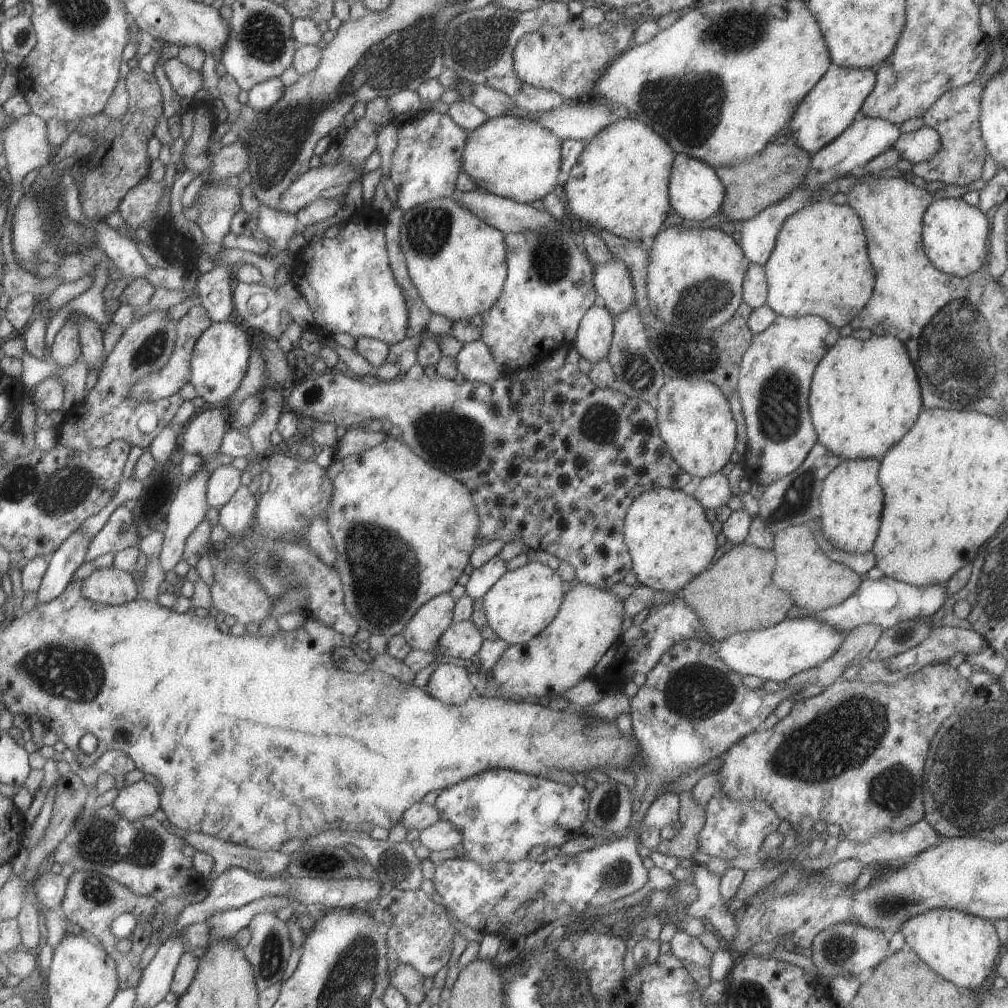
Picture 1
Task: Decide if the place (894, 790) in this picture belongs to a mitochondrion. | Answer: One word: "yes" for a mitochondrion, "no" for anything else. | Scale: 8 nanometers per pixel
yes

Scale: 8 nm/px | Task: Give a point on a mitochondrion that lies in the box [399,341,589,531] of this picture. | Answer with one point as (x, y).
(445, 436)

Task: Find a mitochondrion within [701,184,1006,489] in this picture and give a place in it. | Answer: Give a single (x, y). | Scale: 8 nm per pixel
(958, 365)

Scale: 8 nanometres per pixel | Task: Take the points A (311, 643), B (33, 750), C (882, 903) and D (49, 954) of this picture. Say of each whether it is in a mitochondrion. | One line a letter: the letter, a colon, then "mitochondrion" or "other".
A: other
B: other
C: mitochondrion
D: other

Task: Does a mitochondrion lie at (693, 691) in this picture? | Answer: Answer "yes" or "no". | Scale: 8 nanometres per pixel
yes

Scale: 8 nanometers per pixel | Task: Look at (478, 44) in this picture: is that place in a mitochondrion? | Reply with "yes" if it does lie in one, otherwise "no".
yes

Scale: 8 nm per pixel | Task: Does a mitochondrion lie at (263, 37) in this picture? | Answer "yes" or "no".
yes

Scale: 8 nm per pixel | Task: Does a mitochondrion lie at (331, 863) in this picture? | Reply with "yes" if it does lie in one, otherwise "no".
yes

